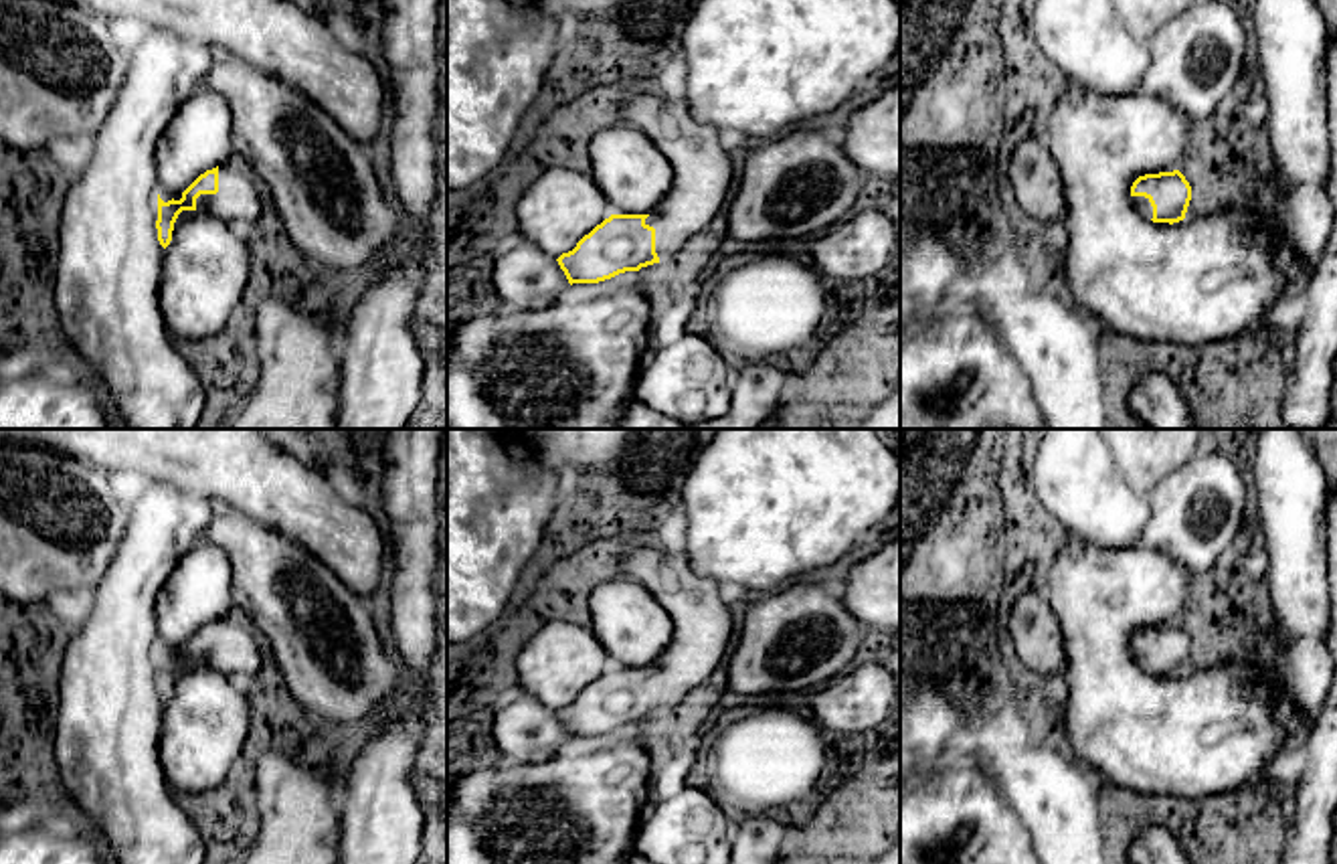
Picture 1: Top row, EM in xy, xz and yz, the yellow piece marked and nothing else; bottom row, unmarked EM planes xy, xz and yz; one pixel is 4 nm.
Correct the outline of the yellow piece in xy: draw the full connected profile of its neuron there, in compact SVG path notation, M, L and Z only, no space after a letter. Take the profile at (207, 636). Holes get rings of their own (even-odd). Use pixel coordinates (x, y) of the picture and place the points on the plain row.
M237 615L220 617L200 627L180 654L164 656L158 647L158 694L166 702L182 664L216 670L233 680L245 680L261 670L261 637Z

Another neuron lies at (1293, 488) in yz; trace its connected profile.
M1260 429L1252 465L1266 538L1266 615L1290 706L1311 724L1331 690L1329 478L1301 429Z

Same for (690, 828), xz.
M688 787L649 805L633 854L653 864L730 864L734 826L706 789Z

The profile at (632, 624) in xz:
M633 579L601 583L589 595L589 615L613 668L649 668L674 637L665 607Z

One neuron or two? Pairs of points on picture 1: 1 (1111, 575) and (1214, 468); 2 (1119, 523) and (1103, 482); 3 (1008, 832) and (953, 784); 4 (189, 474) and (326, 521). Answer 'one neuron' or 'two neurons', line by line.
1: two neurons
2: one neuron
3: one neuron
4: one neuron

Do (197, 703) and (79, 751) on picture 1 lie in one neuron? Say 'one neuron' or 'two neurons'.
one neuron

